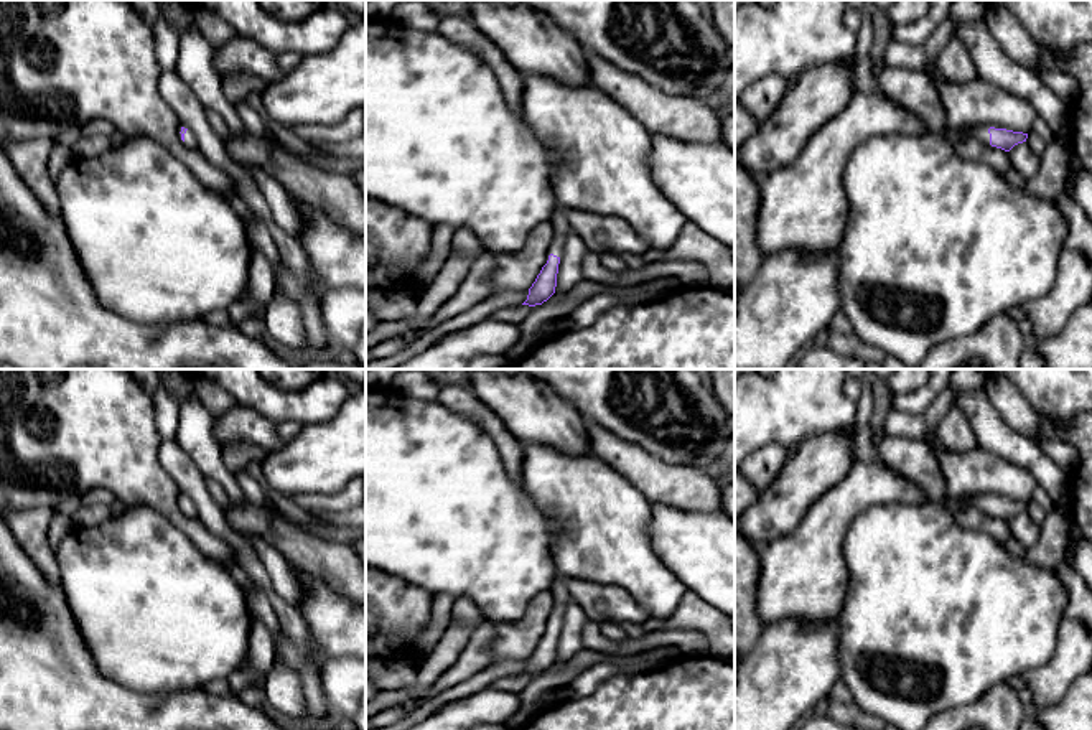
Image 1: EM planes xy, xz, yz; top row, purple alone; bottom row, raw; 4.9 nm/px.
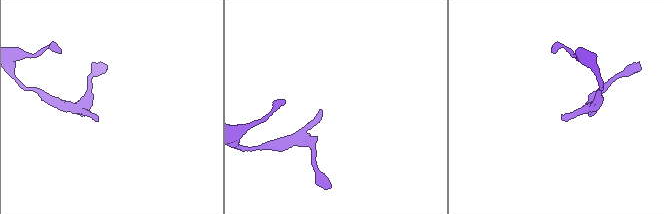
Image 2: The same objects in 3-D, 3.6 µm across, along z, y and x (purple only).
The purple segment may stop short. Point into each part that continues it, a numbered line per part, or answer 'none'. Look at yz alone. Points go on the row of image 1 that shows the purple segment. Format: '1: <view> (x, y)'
1: yz (982, 134)

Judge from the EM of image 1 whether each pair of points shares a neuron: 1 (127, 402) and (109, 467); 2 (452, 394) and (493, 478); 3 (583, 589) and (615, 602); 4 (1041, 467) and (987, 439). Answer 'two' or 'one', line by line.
1: one
2: two
3: one
4: one

